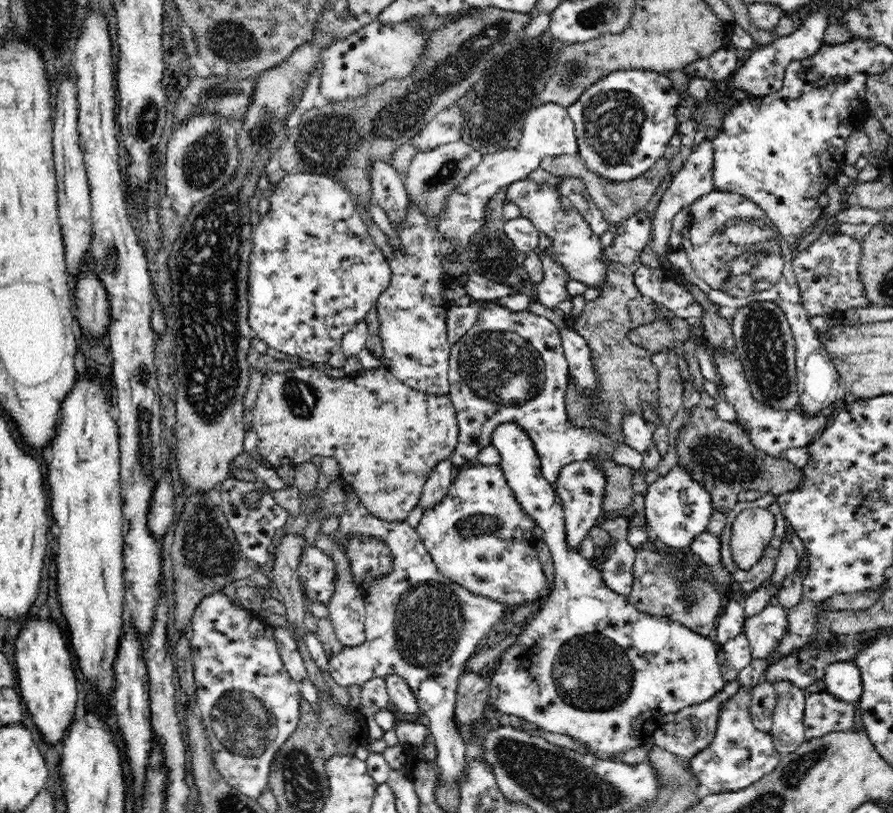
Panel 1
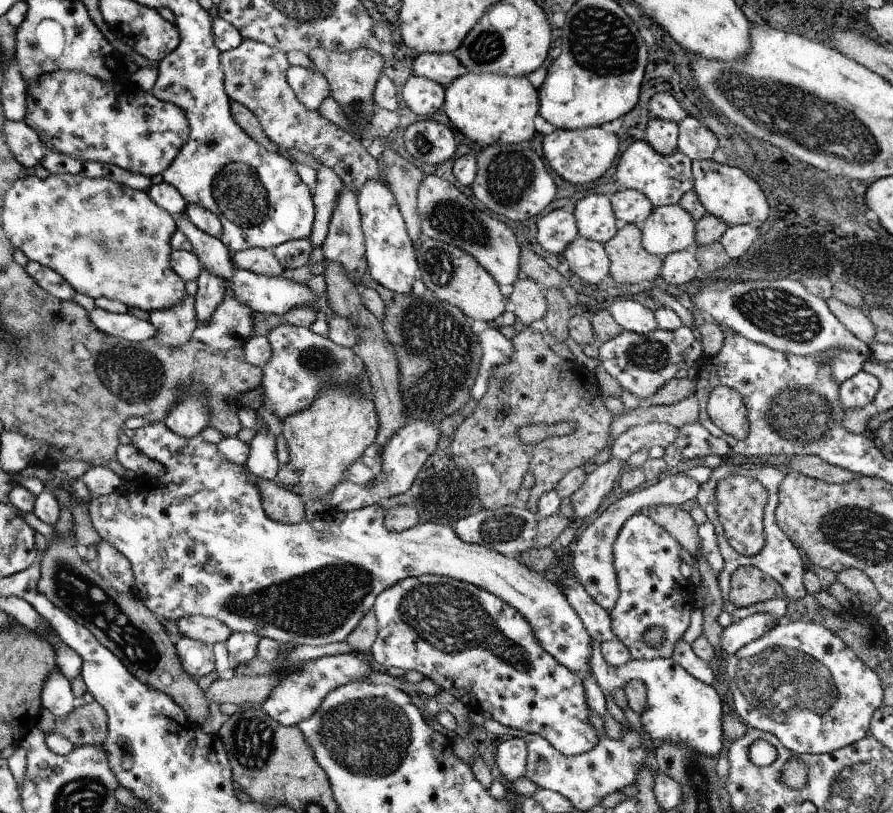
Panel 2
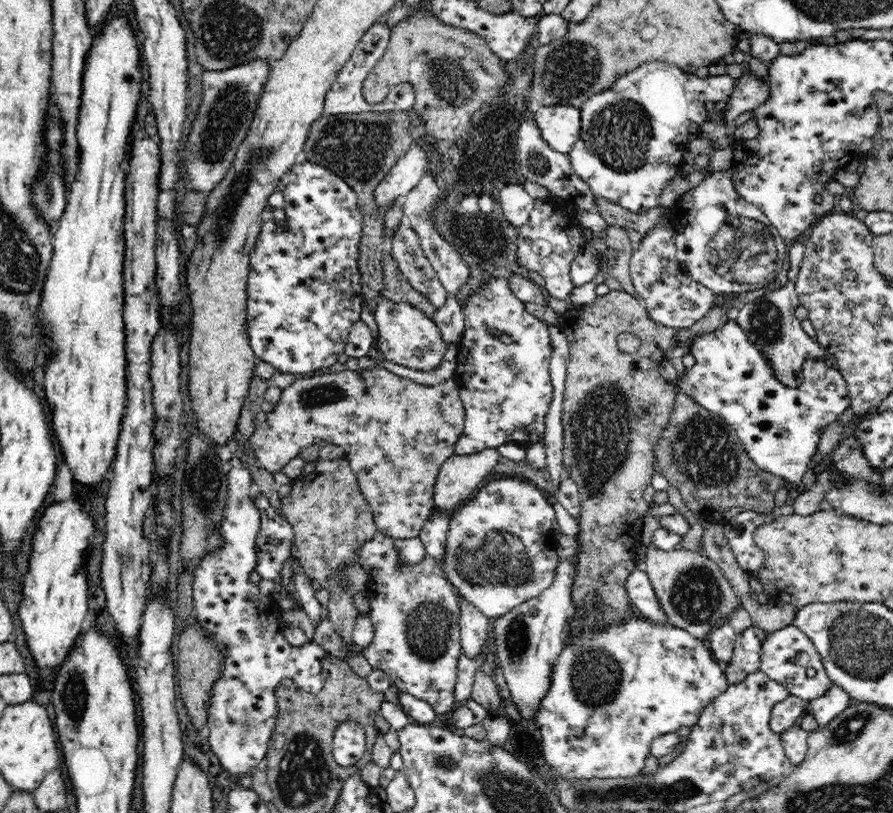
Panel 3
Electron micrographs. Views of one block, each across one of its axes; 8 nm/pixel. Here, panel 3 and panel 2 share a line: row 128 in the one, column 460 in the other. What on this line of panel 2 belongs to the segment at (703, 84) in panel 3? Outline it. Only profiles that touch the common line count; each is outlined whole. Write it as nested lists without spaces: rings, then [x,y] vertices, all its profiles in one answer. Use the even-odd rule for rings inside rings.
[[[422,575],[402,579],[390,588],[383,590],[375,598],[373,611],[377,618],[378,632],[370,652],[378,664],[386,666],[387,669],[395,666],[396,668],[402,668],[402,670],[416,670],[416,672],[423,674],[425,678],[436,682],[444,691],[458,698],[474,714],[477,715],[480,712],[488,711],[492,714],[494,720],[504,724],[504,726],[522,728],[528,730],[529,733],[539,734],[546,738],[556,750],[559,750],[566,756],[579,755],[583,752],[591,751],[597,745],[599,734],[589,720],[591,709],[586,704],[586,693],[582,676],[568,670],[566,666],[561,665],[550,653],[547,653],[542,648],[540,641],[535,637],[534,631],[531,629],[531,624],[526,618],[495,594],[488,592],[486,589],[478,588],[472,583],[445,577],[444,575]]]

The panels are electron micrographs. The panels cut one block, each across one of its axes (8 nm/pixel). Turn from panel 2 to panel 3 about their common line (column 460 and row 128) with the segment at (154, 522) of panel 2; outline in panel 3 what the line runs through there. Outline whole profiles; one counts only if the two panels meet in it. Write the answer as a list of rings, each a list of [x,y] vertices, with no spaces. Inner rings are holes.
[[[533,106],[532,117],[550,149],[569,154],[581,130],[580,109],[574,106]]]

